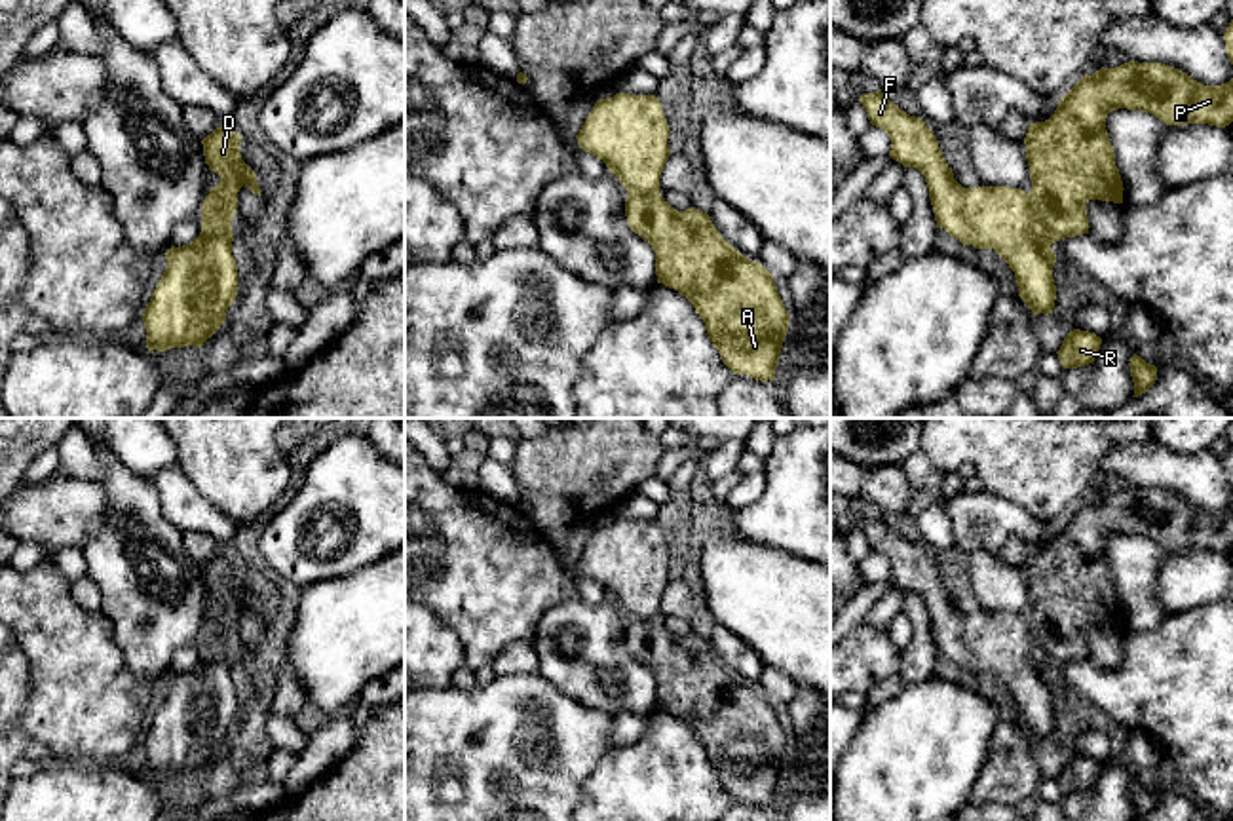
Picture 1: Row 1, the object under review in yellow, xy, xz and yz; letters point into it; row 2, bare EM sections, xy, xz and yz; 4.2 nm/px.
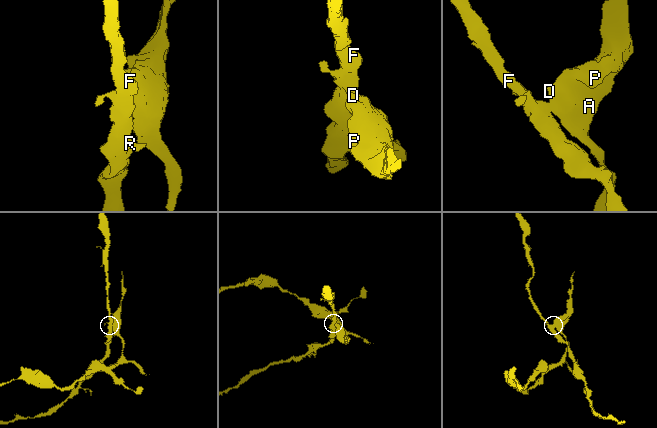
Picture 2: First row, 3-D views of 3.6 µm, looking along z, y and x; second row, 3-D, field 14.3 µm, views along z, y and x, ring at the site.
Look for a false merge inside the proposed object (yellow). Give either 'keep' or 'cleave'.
cleave

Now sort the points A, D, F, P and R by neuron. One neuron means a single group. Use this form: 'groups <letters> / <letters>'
groups A D P / F R

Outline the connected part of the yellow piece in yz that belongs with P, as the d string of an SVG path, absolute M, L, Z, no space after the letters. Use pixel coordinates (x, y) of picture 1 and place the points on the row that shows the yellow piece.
M1129 61L1085 74L1045 122L1024 137L1030 165L1030 209L1049 245L1089 234L1087 201L1123 203L1106 118L1111 110L1142 110L1167 125L1233 122L1233 78L1205 86L1163 63Z

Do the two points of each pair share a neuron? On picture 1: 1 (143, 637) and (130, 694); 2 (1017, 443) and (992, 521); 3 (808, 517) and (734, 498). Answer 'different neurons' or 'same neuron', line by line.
1: different neurons
2: different neurons
3: different neurons

